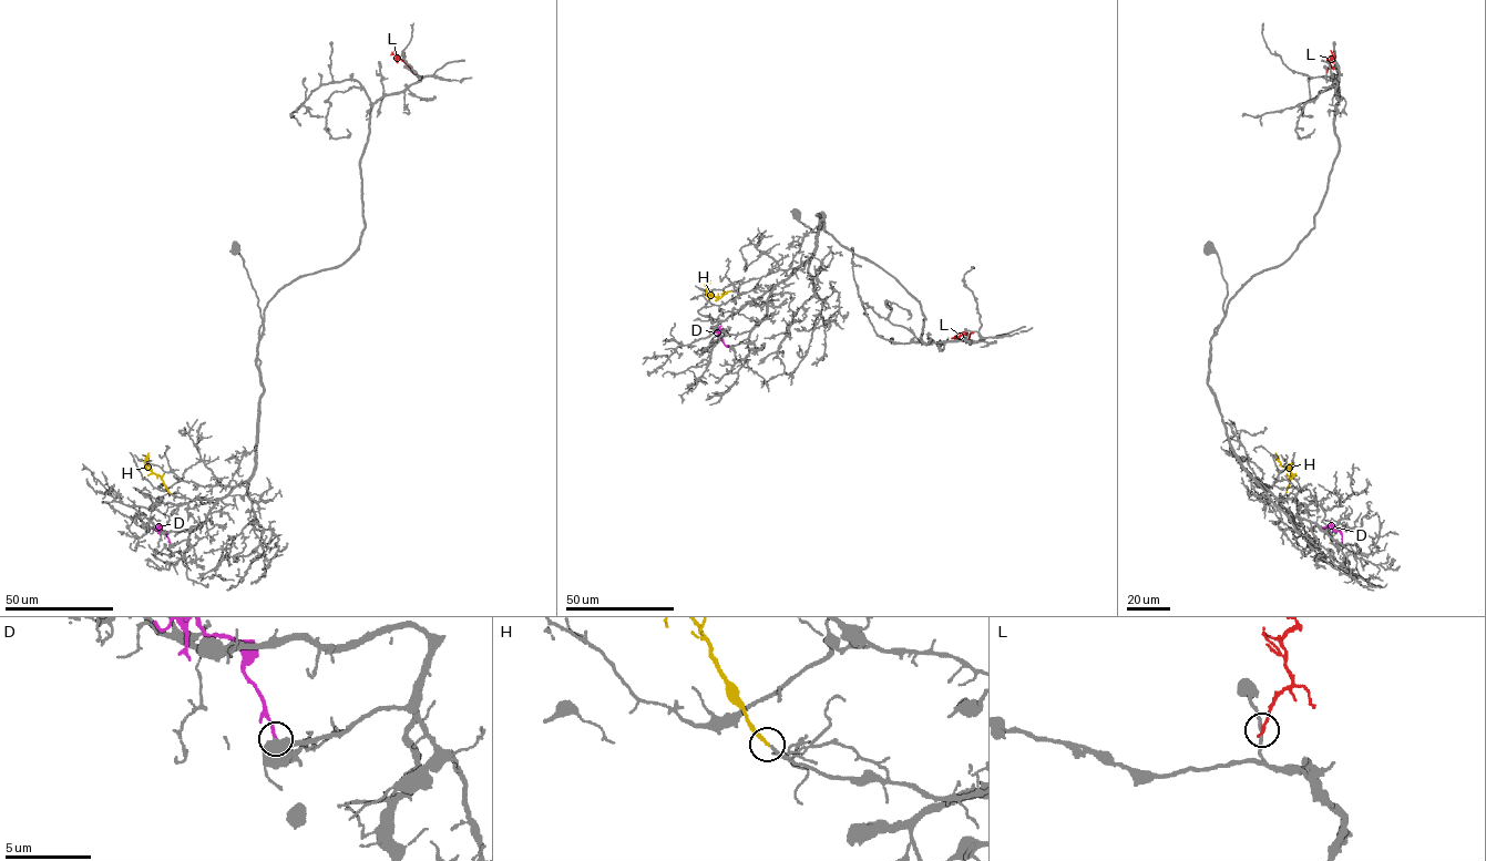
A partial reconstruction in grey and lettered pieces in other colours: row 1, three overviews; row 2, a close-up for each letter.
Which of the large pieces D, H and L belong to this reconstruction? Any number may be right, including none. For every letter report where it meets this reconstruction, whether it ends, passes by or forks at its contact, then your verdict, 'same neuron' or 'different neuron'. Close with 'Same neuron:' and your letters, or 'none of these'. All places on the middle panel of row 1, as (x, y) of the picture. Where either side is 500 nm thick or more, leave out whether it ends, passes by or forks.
D: contact (730, 347); different neuron
H: contact (730, 290); it ends; same neuron
L: contact (973, 331); it ends; different neuron
Same neuron: H

